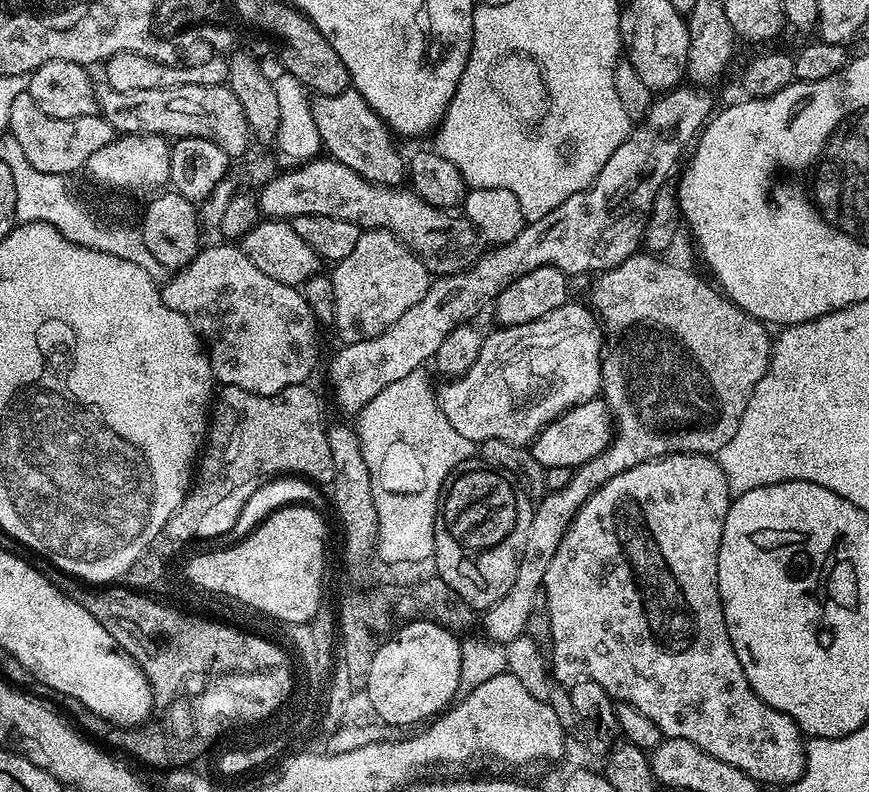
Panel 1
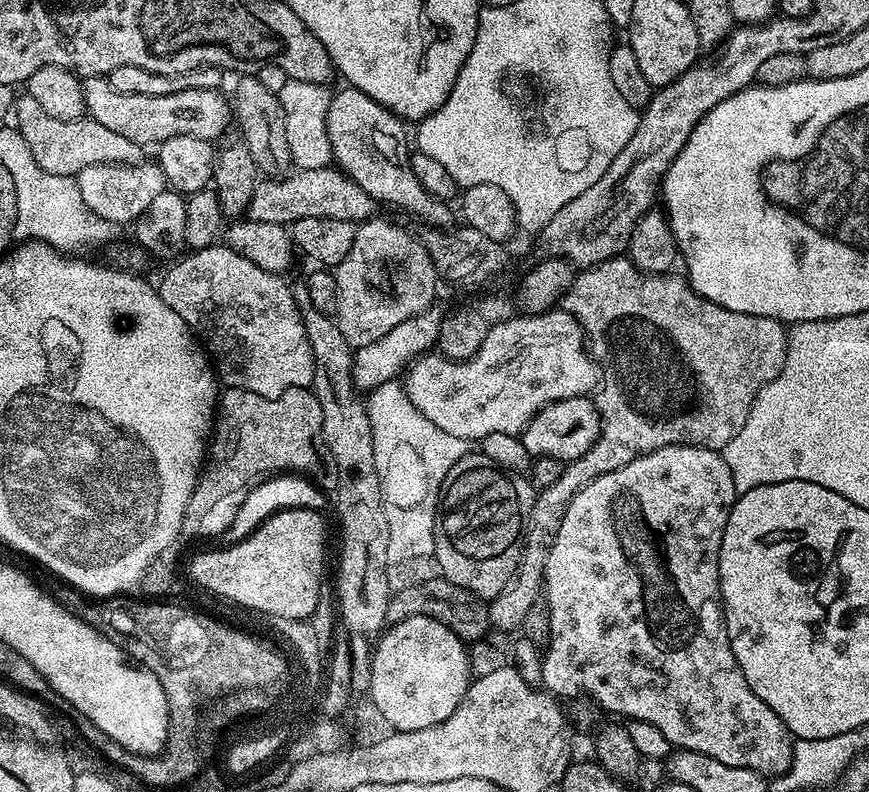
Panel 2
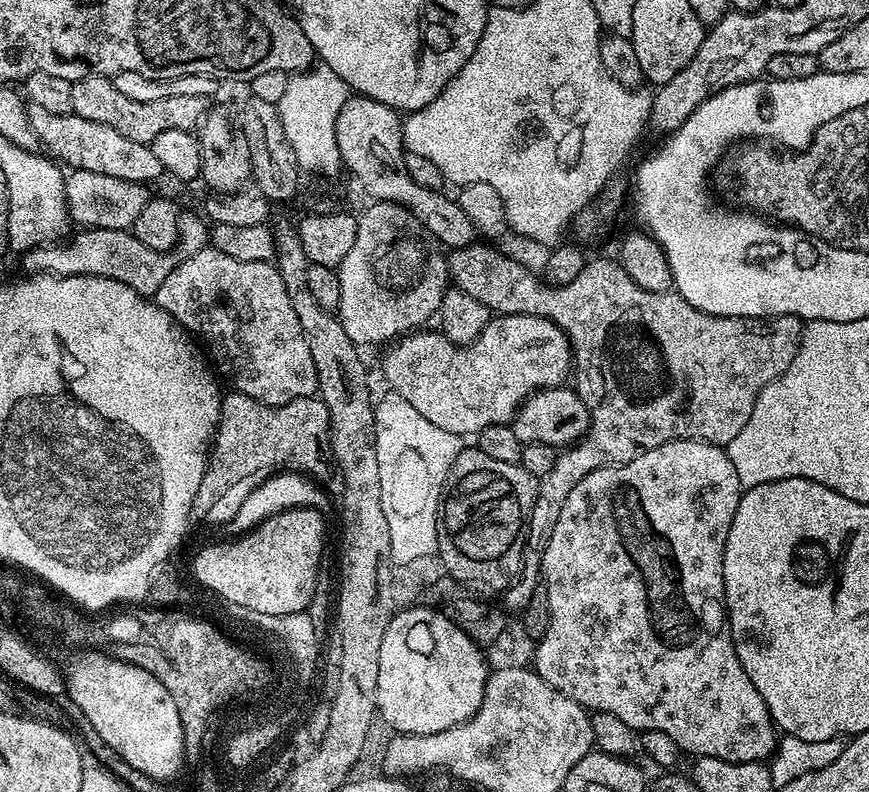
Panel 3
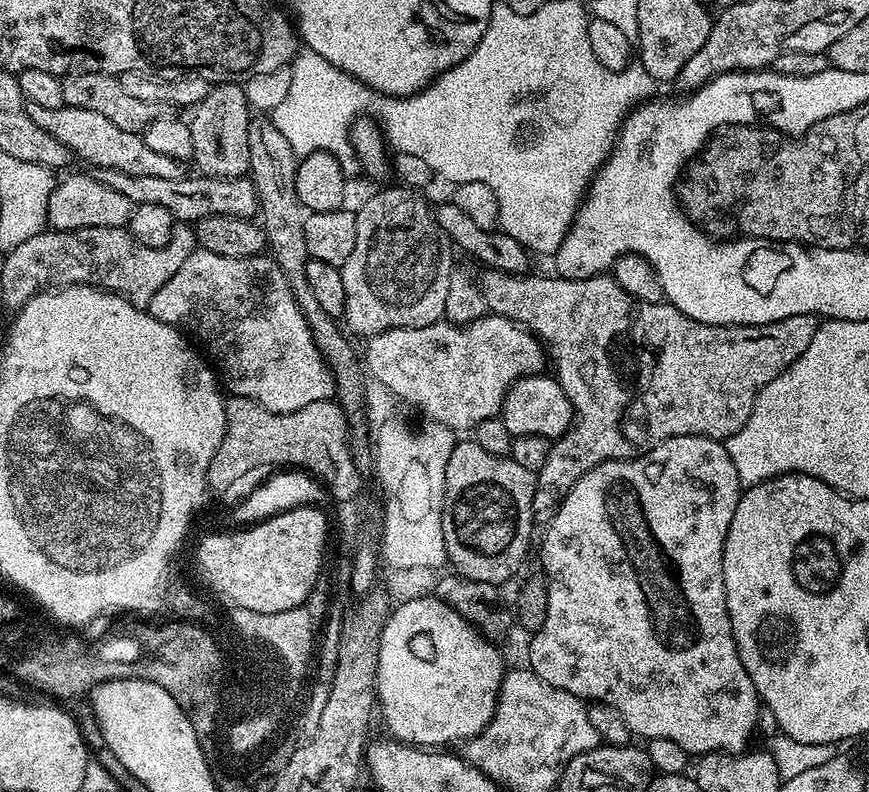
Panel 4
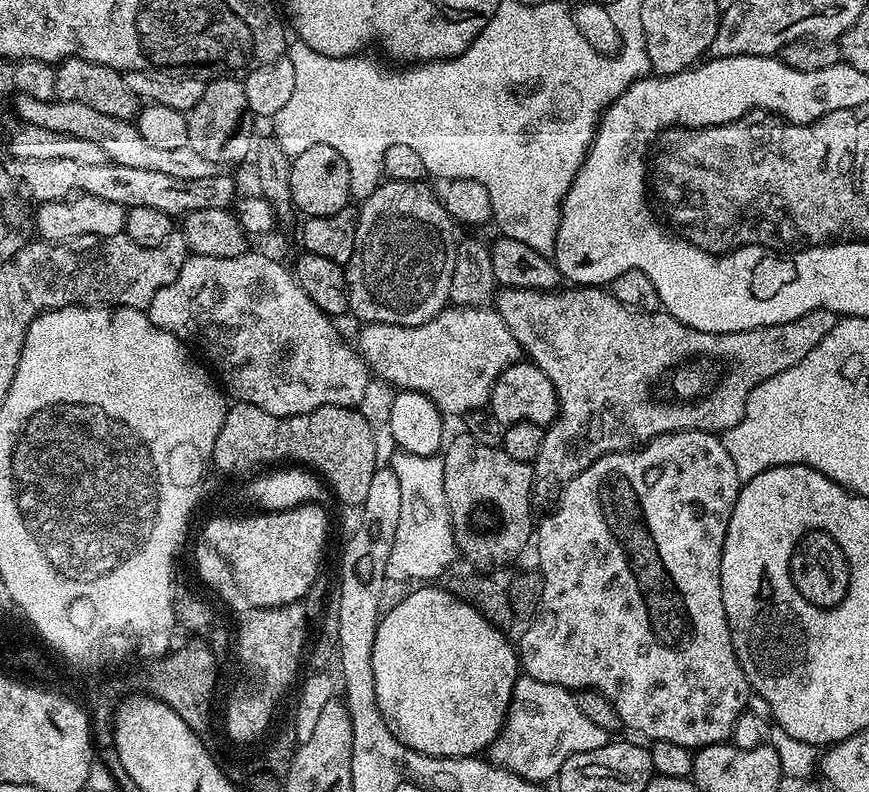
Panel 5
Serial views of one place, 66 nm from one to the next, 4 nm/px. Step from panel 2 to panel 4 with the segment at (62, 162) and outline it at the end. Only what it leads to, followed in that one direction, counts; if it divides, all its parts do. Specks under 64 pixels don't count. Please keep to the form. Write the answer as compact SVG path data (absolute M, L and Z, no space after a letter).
M29 104L28 113L38 126L42 126L42 130L46 130L46 134L58 138L58 142L62 142L79 159L81 156L89 160L96 168L122 170L122 174L149 178L183 178L186 175L185 165L181 161L166 158L166 154L157 154L152 147L146 146L141 133L121 130L94 110L82 110L69 104L54 109Z

